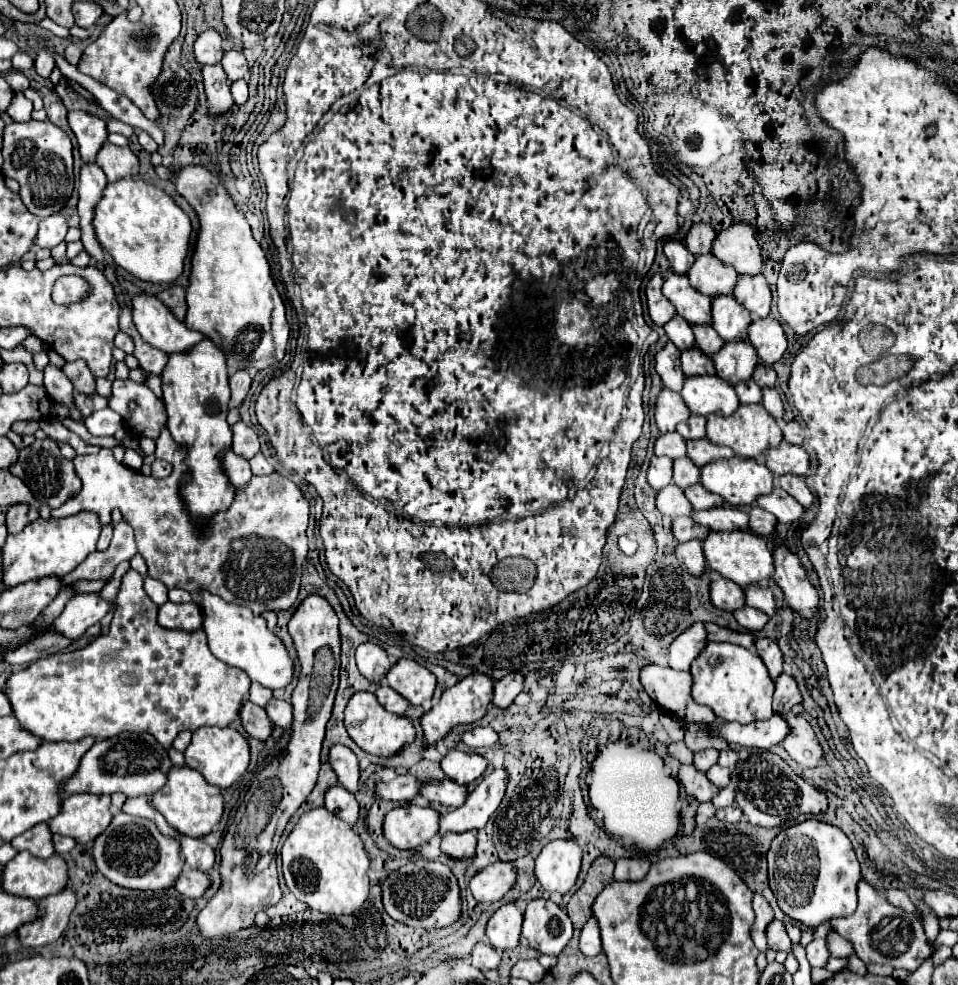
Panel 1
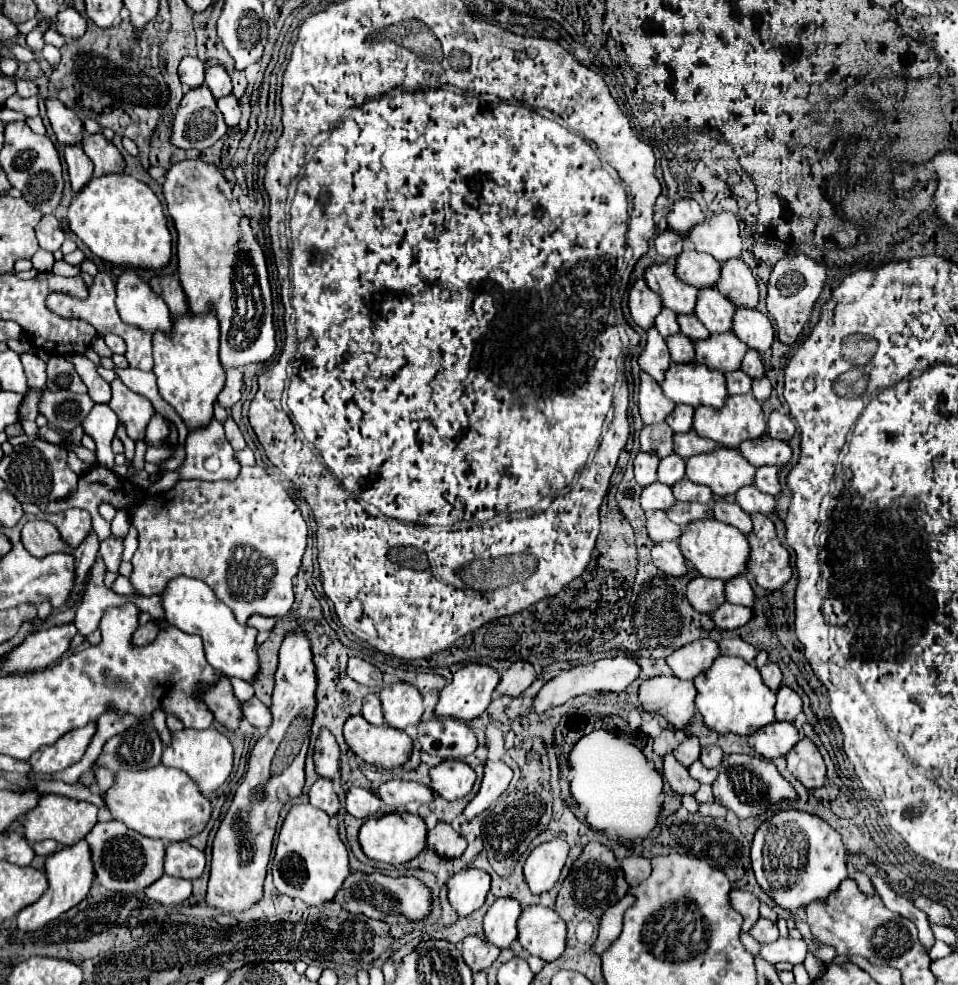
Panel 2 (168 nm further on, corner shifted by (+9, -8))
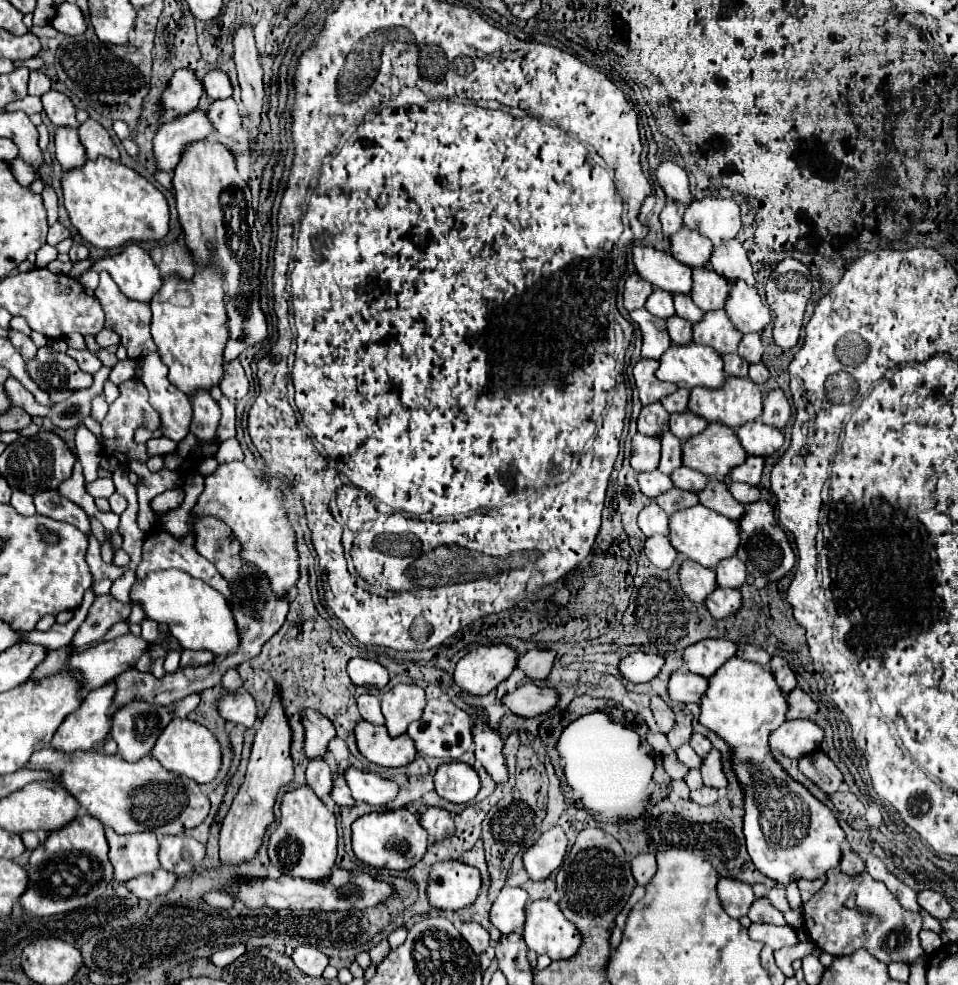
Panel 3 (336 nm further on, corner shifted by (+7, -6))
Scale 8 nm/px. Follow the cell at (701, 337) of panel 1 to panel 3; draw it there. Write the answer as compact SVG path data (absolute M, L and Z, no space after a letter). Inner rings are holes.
M674 295L674 307L676 307L676 315L678 317L682 317L682 319L686 319L686 321L690 321L692 325L694 323L698 323L698 321L702 321L702 309L698 309L696 305L694 305L694 301L692 301L692 297L690 295Z

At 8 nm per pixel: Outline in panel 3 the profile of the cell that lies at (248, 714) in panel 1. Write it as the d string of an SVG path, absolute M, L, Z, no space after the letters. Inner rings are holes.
M184 651L180 667L200 667L200 665L210 665L214 661L212 653L202 653L202 651Z

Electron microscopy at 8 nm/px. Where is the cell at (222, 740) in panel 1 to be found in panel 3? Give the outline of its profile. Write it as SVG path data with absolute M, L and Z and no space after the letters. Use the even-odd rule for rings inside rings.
M172 719L168 723L168 727L162 731L162 735L158 737L158 743L156 747L152 749L152 757L158 759L162 763L162 767L182 775L182 777L188 777L188 779L194 779L196 783L212 783L220 771L220 765L222 765L222 747L216 739L216 735L192 721L192 719Z

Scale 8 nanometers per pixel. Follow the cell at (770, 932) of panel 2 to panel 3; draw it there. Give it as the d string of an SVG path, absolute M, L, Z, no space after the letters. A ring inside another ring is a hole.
M756 899L748 913L752 923L772 923L772 925L786 925L780 911L776 911L768 899Z

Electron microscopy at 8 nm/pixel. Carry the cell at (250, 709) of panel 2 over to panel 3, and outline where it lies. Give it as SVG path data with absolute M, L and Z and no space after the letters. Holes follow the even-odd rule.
M244 691L244 693L234 693L234 695L226 695L220 705L218 705L220 715L226 721L232 723L240 723L246 727L254 727L258 721L258 709L256 709L256 701L254 697Z

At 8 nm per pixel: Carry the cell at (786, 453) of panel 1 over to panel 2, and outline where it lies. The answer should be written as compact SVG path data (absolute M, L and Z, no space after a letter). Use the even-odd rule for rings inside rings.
M766 435L764 439L748 439L748 443L740 445L740 453L754 467L762 467L762 465L782 467L792 457L792 451L790 451L788 443L784 443L780 439L772 439L770 435Z

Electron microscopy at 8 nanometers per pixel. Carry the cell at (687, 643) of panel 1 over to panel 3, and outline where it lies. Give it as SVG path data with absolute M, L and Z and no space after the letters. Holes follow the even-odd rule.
M706 639L698 641L698 645L690 645L690 649L684 649L684 667L690 673L712 677L718 667L724 665L730 657L736 653L736 643L728 639Z

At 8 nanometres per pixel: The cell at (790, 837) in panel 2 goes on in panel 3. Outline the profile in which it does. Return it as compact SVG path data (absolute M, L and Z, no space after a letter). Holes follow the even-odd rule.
M732 657L728 659L710 679L708 691L702 695L700 703L700 723L720 735L732 749L734 749L734 769L738 779L744 785L744 795L746 795L746 815L744 815L744 835L746 835L746 847L748 855L752 857L756 869L776 881L780 887L790 885L794 879L822 879L830 869L836 869L840 865L842 857L842 841L844 841L844 831L840 829L834 813L822 805L816 797L808 793L800 783L796 783L792 777L788 777L780 765L774 761L770 747L768 747L768 735L778 729L786 721L786 697L780 693L774 675L770 673L768 667Z

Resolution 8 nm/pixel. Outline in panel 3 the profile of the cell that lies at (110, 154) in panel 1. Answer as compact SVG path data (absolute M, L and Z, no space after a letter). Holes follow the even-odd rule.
M88 119L86 123L80 125L78 133L90 161L98 157L108 157L112 161L118 161L118 147L112 143L108 131L100 123L96 123L94 119Z

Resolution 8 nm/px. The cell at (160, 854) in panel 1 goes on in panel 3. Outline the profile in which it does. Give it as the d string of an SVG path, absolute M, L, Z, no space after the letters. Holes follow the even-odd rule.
M106 827L104 831L106 831L108 845L110 845L108 859L114 865L116 883L128 883L134 877L158 871L160 845L154 833L118 835L110 827Z

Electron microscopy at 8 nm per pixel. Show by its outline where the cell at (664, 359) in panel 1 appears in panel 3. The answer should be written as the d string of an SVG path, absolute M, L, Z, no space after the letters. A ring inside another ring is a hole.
M646 309L632 311L630 317L640 325L640 331L642 331L642 341L644 341L642 343L642 357L658 361L660 355L664 351L668 351L672 345L668 331L666 331L666 321L654 317Z

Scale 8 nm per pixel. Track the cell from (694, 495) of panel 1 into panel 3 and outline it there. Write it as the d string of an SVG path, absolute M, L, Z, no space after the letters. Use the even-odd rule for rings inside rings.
M680 467L676 469L670 479L674 481L674 485L678 489L684 489L684 491L692 491L692 493L700 493L706 483L708 483L708 477L698 473L698 471L692 471L692 469L686 469L686 467Z

